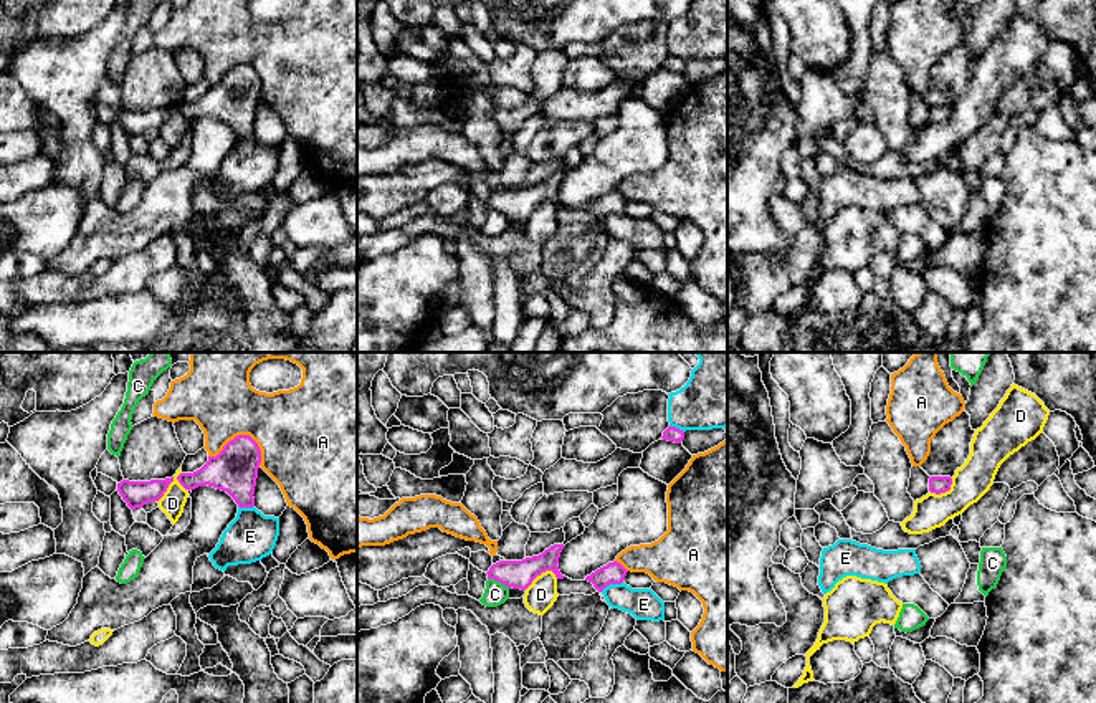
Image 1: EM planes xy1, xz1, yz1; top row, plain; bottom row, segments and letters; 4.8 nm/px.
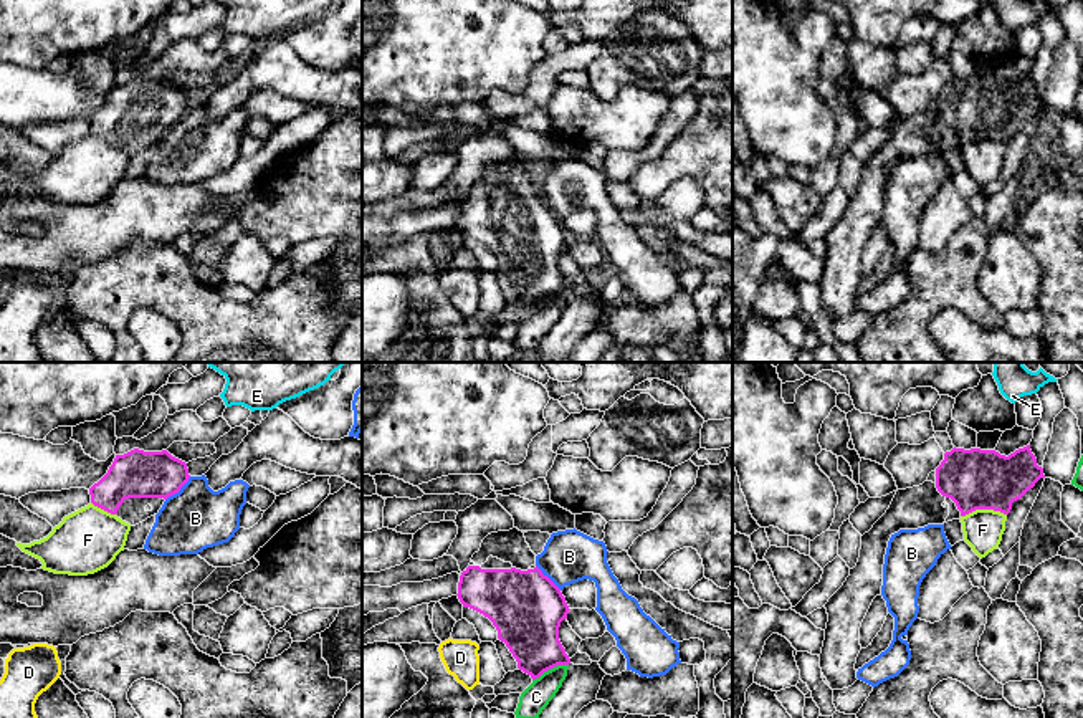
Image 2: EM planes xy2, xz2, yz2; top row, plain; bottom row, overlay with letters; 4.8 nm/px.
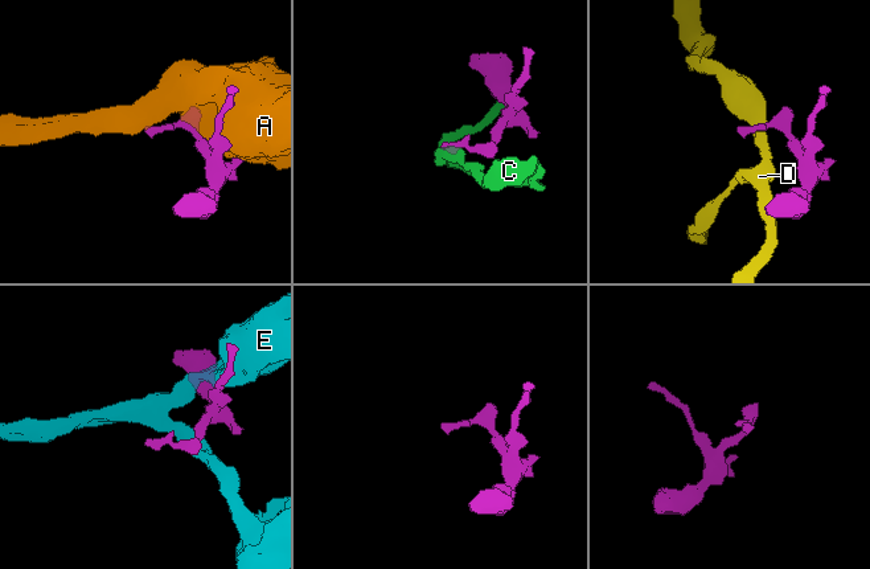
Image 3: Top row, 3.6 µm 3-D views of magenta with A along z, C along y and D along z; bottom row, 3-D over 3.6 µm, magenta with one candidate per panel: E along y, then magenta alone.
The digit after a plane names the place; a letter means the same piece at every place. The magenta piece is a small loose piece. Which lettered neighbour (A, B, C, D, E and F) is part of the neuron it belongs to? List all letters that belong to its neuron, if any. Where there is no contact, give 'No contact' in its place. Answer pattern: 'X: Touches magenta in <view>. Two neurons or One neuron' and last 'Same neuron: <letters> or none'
A: Touches magenta in xy1. Two neurons
B: Touches magenta in xy2. Two neurons
C: Touches magenta in xz2. Two neurons
D: Touches magenta in xy1. Two neurons
E: Touches magenta in xz1. Two neurons
F: Touches magenta in yz2. Two neurons
Same neuron: none

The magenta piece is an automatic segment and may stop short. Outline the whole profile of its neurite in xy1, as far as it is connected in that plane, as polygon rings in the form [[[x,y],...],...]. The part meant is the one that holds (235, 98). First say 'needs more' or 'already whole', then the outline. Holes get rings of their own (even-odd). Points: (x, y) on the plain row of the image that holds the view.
already whole | [[[238,65],[200,99],[180,103],[177,109],[188,121],[208,114],[226,121],[240,137],[253,137],[260,93],[258,73],[250,65]]]

